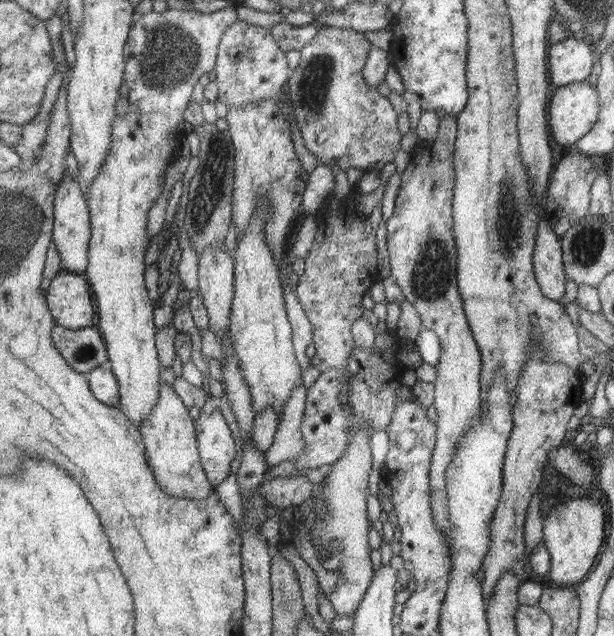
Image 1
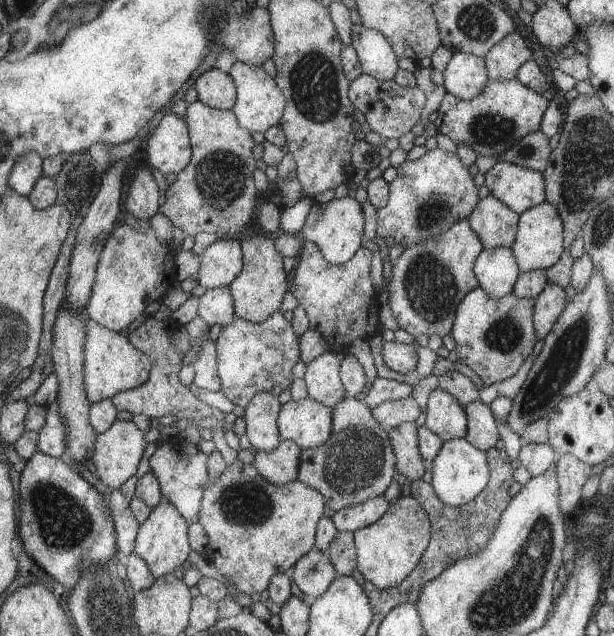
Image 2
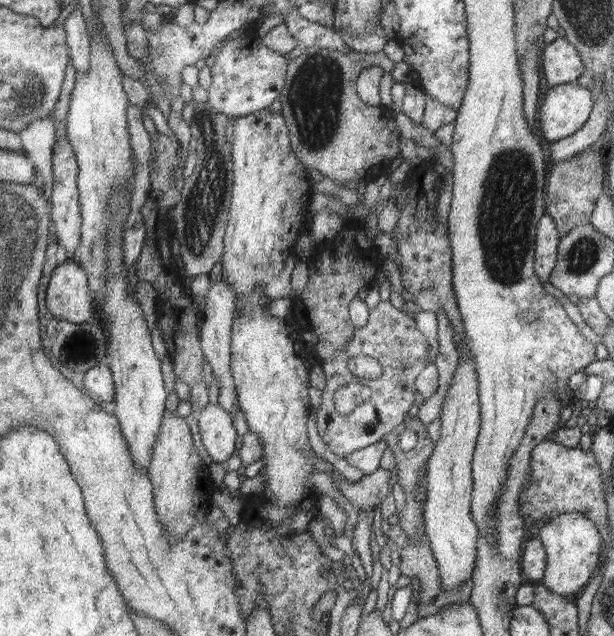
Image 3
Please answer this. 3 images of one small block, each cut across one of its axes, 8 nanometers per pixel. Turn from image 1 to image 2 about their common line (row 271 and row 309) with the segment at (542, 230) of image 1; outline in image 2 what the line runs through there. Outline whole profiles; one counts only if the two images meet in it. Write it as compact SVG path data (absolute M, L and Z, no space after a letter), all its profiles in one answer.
M554 283L548 284L535 298L534 322L540 338L546 338L548 332L553 330L559 316L565 312L566 300L564 288Z

